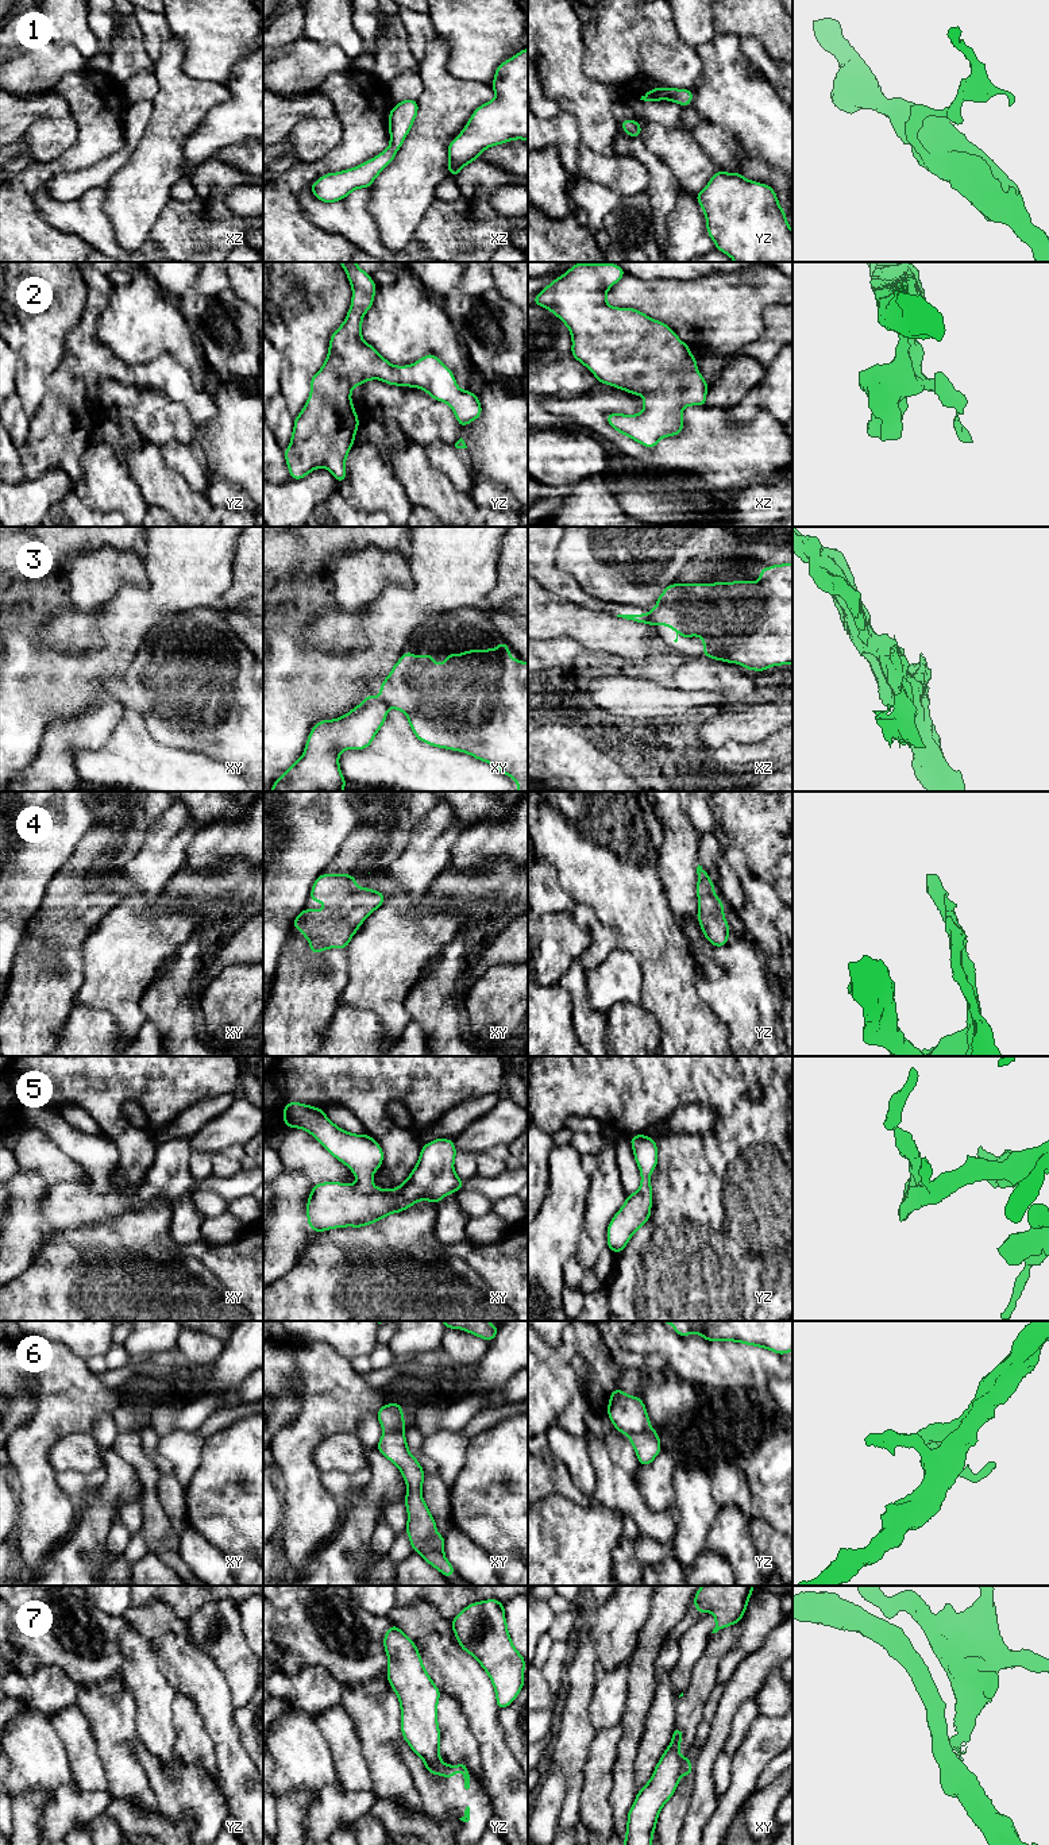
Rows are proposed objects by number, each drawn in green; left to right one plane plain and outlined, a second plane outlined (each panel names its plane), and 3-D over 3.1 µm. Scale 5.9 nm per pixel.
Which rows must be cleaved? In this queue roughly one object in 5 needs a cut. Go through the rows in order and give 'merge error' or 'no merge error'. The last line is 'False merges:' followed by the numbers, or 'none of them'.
1: no merge error
2: no merge error
3: merge error
4: no merge error
5: no merge error
6: merge error
7: merge error
False merges: 3, 6, 7

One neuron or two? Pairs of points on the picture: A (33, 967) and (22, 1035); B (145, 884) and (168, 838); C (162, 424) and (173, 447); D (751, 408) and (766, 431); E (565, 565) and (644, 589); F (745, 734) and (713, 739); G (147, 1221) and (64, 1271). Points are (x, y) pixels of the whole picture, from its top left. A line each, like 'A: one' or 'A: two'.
A: one
B: one
C: two
D: two
E: one
F: one
G: one

